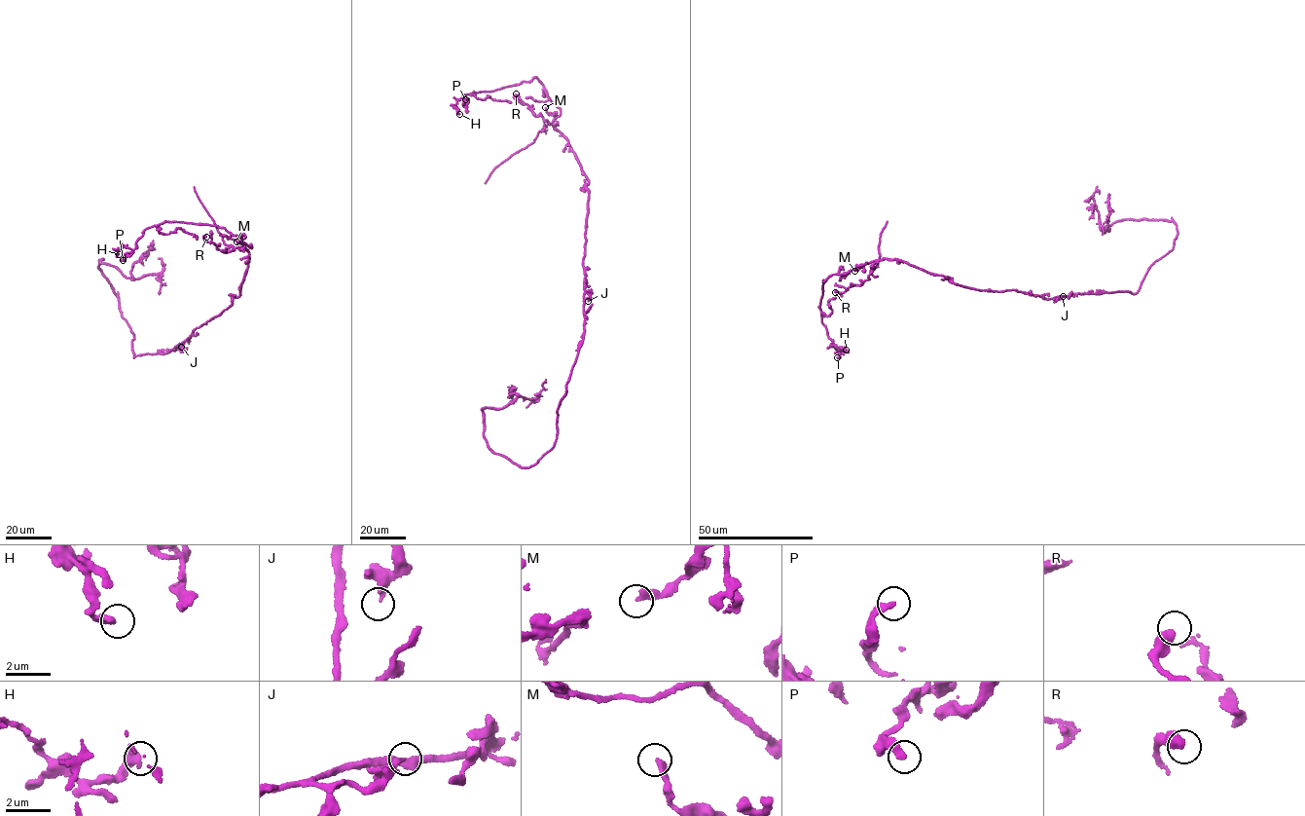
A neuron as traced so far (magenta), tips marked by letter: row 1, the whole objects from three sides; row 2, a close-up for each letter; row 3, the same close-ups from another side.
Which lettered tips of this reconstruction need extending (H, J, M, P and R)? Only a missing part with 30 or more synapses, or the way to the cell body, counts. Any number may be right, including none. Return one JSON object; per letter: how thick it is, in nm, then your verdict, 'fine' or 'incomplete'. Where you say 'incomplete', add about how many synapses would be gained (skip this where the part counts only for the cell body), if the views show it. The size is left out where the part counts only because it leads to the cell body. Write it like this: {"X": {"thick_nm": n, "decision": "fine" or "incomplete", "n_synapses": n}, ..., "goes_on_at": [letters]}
{"H": {"thick_nm": 360, "decision": "fine"}, "J": {"thick_nm": 240, "decision": "fine"}, "M": {"thick_nm": 320, "decision": "fine"}, "P": {"thick_nm": 360, "decision": "fine"}, "R": {"thick_nm": 500, "decision": "fine"}, "goes_on_at": []}

